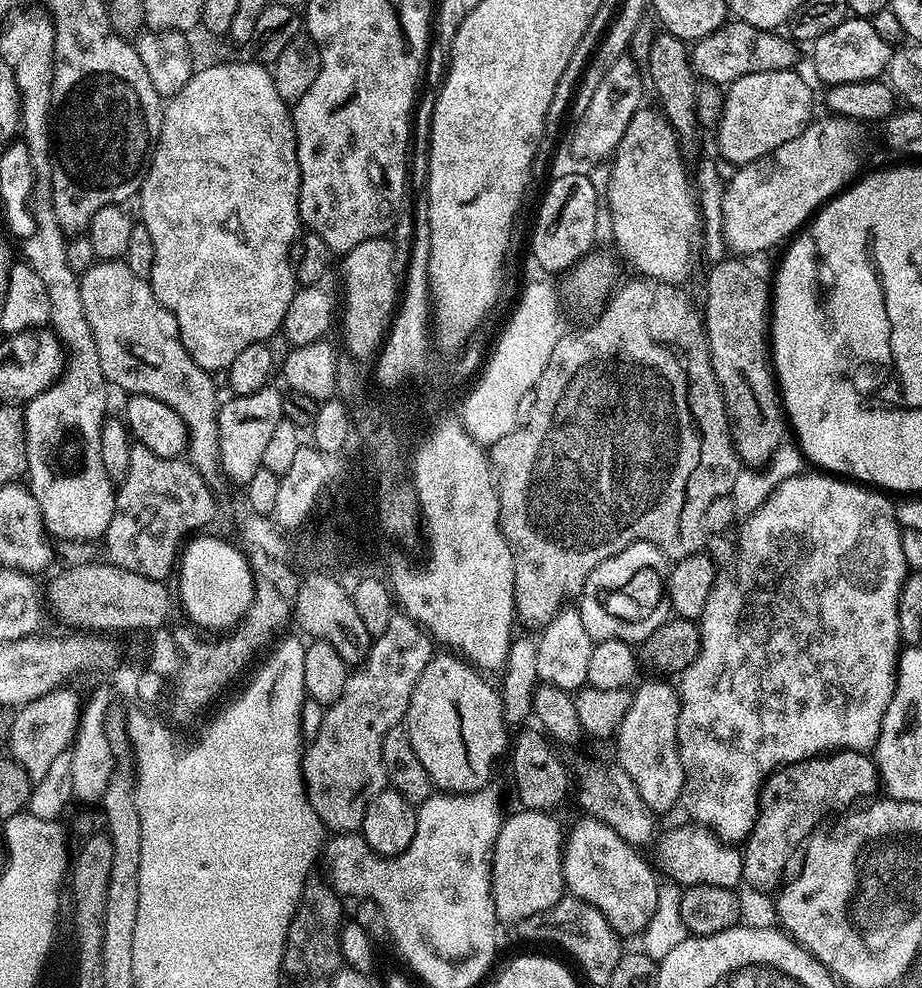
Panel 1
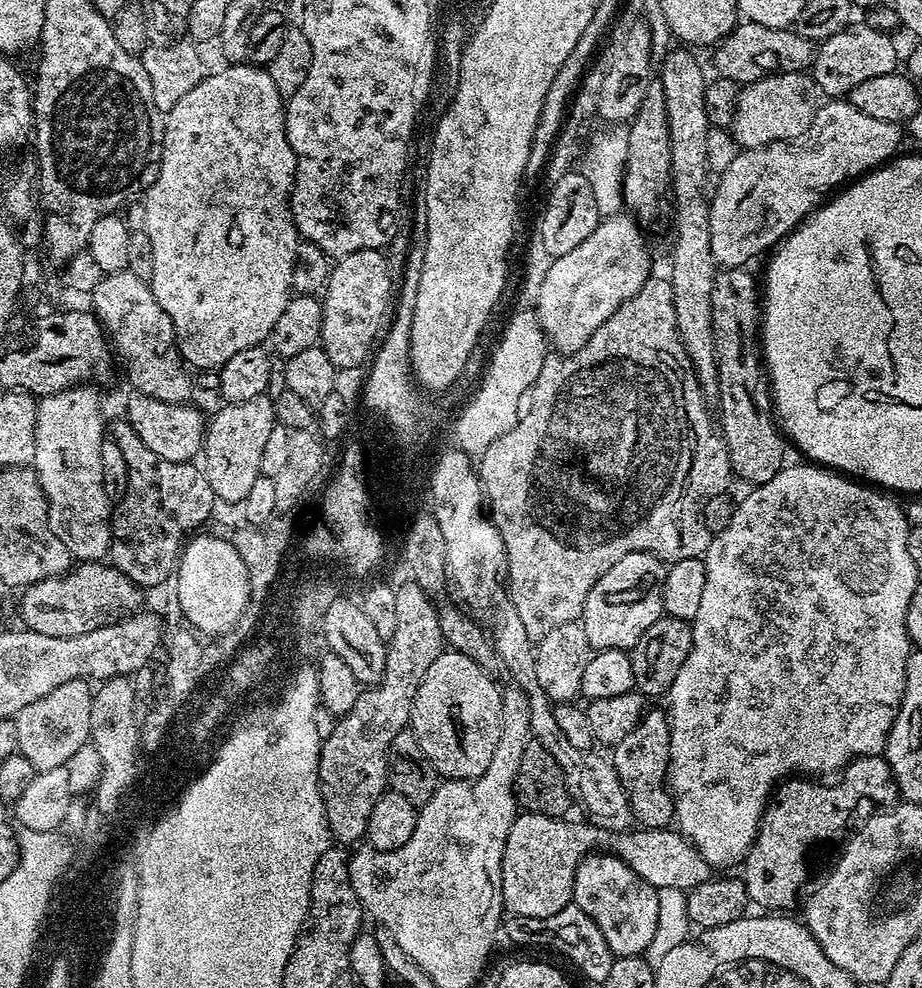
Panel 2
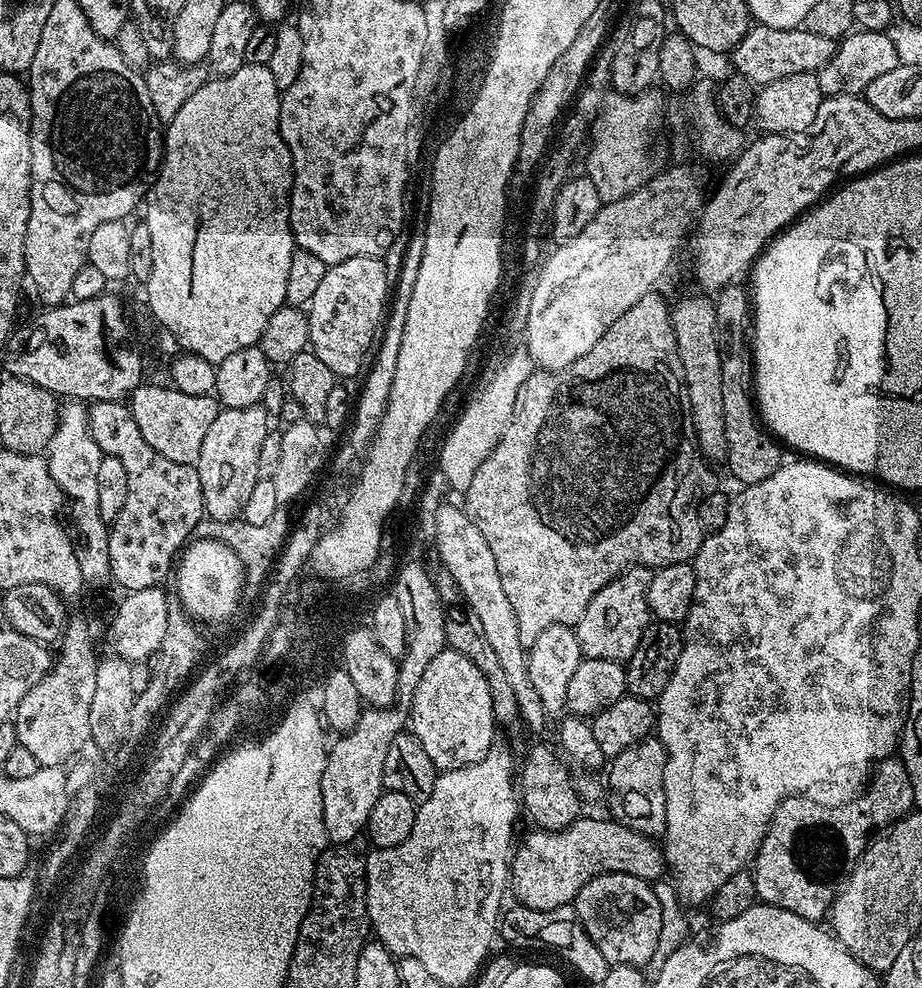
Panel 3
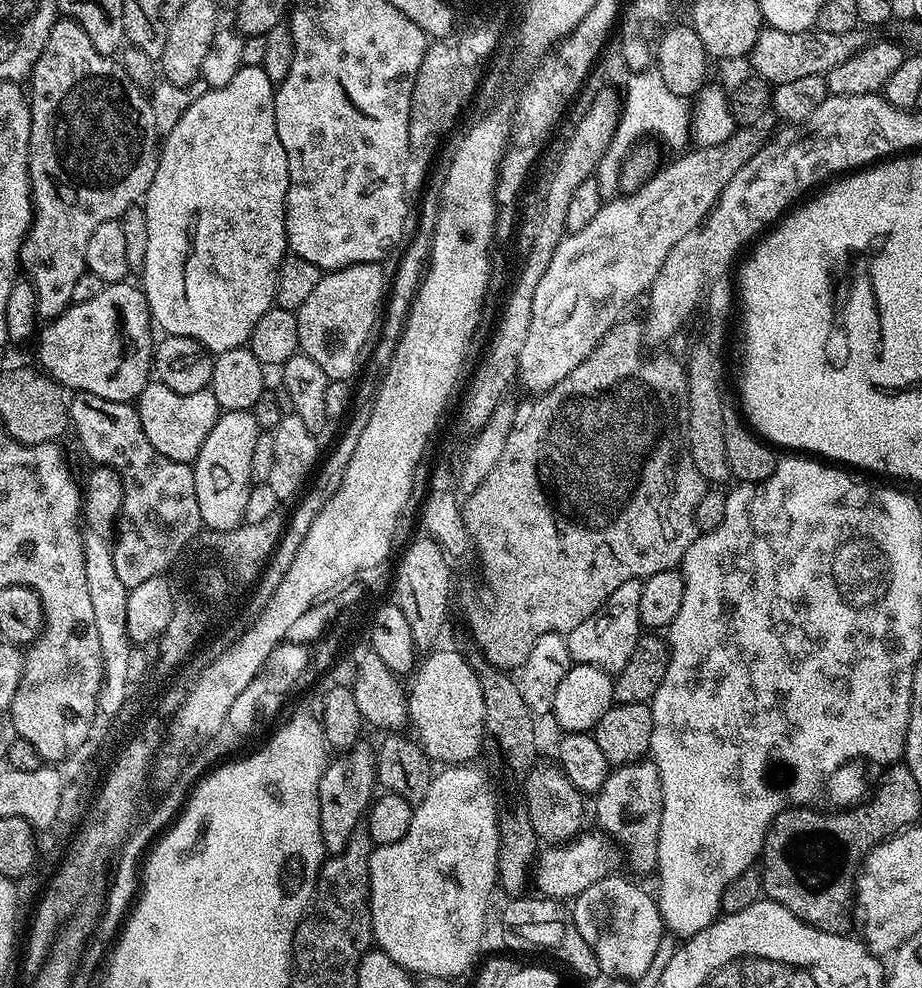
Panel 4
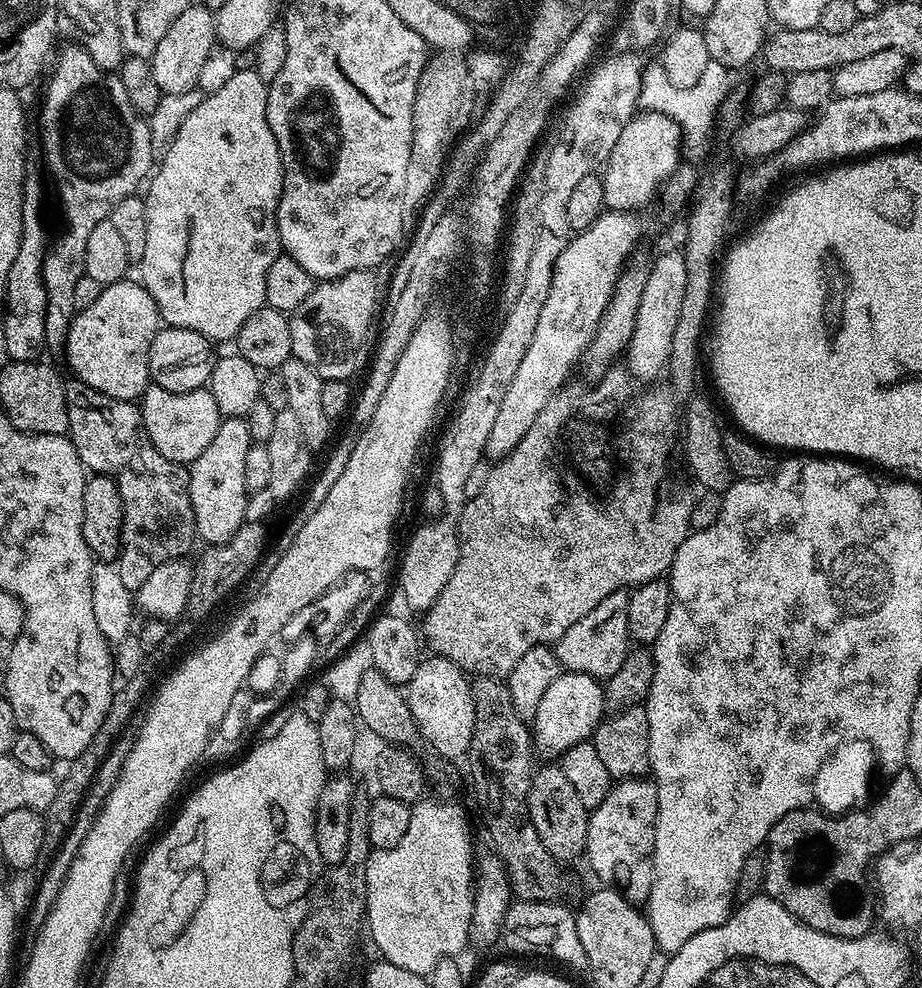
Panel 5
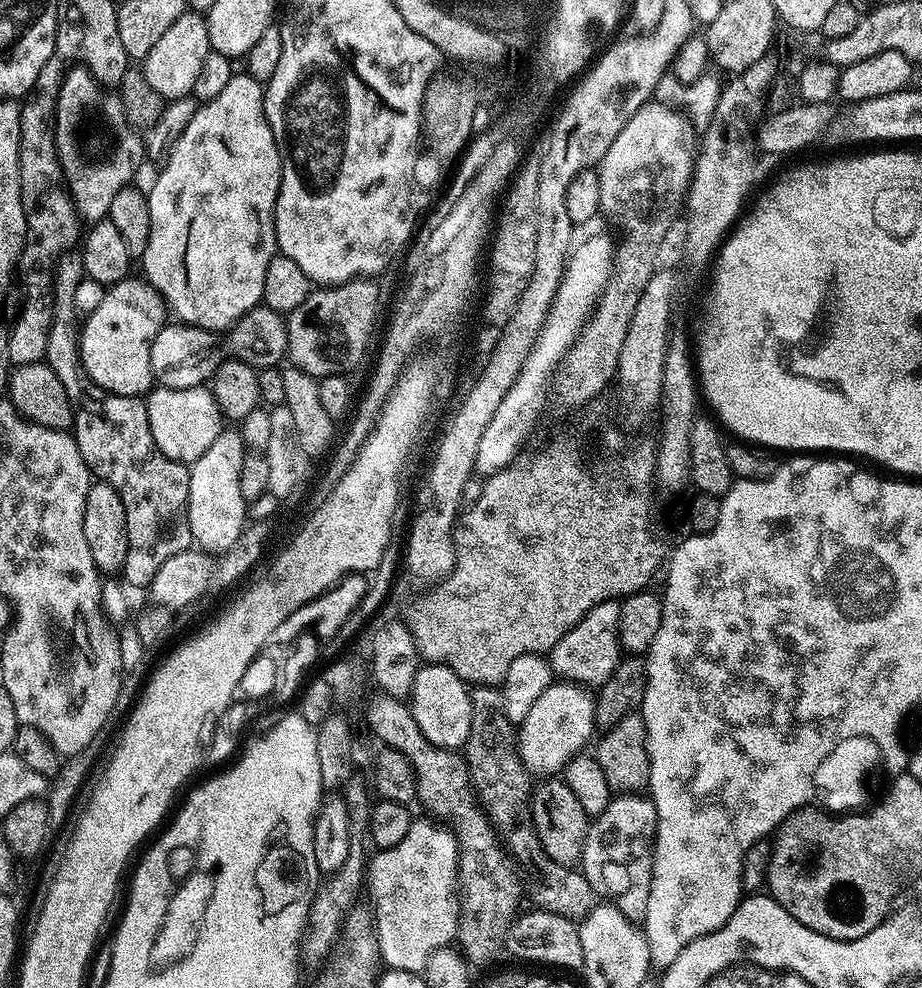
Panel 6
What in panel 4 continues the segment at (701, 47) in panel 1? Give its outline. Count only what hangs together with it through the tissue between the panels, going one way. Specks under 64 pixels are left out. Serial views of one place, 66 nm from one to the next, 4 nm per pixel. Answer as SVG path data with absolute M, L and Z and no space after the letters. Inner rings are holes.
M859 26L846 34L826 34L819 30L787 32L765 27L758 34L758 42L754 42L750 53L751 71L773 86L794 82L794 78L824 76L834 70L834 66L842 66L846 58L854 58L854 54L858 54L858 50L865 48L868 43L869 33Z

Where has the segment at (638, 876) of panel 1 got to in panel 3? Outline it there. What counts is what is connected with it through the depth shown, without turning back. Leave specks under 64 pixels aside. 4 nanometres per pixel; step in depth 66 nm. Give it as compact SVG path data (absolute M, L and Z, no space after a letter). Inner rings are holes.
M604 872L582 886L574 907L586 934L590 934L594 946L602 950L602 958L610 966L647 965L658 946L658 933L662 931L662 906L658 906L656 889L649 881L625 872Z

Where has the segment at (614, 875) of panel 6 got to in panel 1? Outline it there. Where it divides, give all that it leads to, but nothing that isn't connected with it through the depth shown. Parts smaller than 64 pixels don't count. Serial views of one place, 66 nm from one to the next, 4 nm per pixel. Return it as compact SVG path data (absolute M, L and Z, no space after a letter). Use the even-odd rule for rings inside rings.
M648 679L652 680L633 691L630 710L626 710L626 718L622 718L614 737L614 760L622 770L626 770L626 774L630 774L634 786L638 786L642 802L646 802L652 813L660 814L670 811L675 804L679 805L684 795L684 767L678 746L680 694L663 679Z

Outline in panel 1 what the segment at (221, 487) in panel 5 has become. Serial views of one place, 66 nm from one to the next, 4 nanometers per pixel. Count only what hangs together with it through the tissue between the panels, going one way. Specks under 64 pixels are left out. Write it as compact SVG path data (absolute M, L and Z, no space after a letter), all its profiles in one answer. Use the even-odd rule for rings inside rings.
M269 386L258 390L254 394L232 396L228 401L219 405L216 417L218 418L218 442L220 443L221 473L225 472L234 483L247 486L250 478L262 462L262 454L272 437L274 426L284 419L283 400L281 390Z

